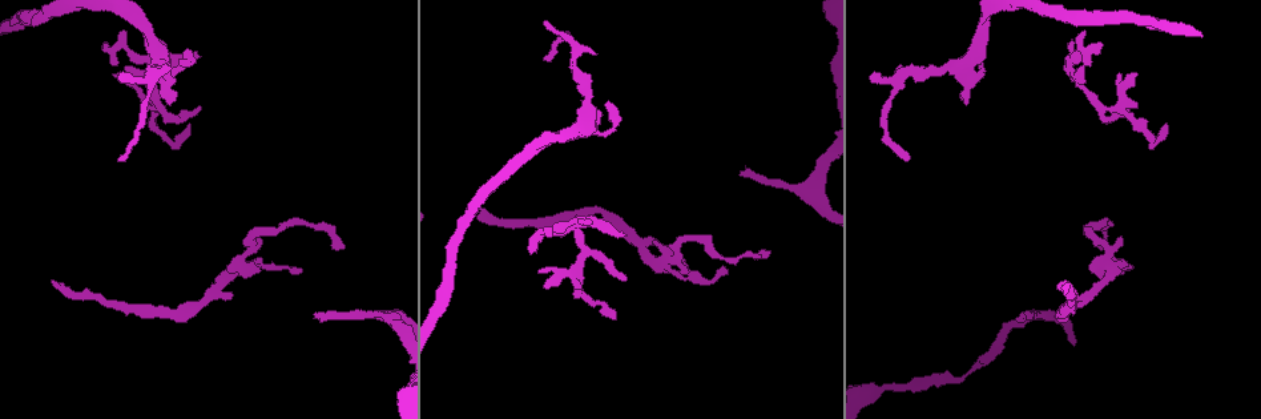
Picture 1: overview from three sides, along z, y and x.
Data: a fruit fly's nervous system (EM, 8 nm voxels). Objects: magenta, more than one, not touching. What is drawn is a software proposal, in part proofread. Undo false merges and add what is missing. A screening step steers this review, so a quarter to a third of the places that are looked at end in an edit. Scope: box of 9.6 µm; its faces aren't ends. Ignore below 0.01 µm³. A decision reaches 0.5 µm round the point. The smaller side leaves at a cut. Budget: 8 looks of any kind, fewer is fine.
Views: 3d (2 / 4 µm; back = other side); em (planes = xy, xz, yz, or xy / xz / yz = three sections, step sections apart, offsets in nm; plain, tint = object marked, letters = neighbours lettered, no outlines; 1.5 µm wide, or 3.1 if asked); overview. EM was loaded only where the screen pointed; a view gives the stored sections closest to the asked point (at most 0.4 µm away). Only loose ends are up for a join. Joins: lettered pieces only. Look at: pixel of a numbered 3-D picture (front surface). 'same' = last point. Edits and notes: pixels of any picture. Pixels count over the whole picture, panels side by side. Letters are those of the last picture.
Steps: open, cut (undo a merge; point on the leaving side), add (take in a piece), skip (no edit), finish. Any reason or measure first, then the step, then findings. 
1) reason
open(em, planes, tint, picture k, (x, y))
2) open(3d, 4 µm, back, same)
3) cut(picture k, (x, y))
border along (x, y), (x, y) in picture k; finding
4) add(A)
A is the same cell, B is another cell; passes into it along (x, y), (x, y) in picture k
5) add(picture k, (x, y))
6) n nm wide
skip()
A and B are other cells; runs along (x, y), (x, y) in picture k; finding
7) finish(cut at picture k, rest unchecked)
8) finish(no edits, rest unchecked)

free end
open(em, planes, letters, picture 1, (969, 103))

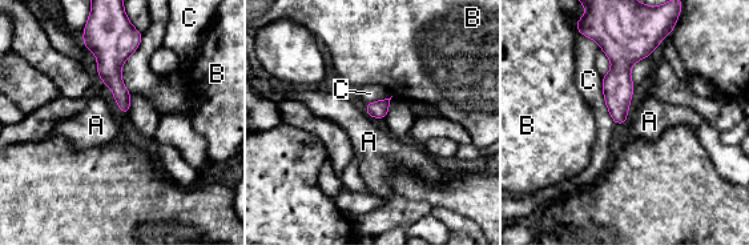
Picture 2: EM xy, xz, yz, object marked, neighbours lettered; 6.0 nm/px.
skip()
A, B and C are other cells; runs along (648, 41), (620, 68), (619, 120) in picture 2; none of them fits

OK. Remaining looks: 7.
open(3d, 4 µm, picture 1, (117, 73))

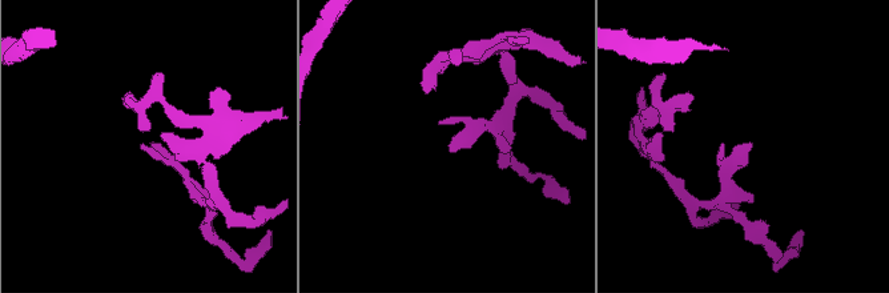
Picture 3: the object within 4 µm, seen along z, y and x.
shape alone is not enough
open(em, xy, step 4, tint, picture 3, (450, 151))

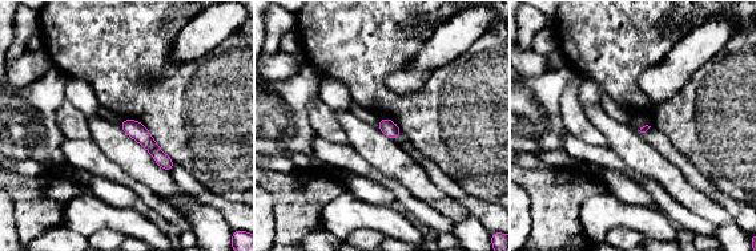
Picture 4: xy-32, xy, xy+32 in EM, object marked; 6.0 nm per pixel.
another direction
open(em, planes, letters, same)

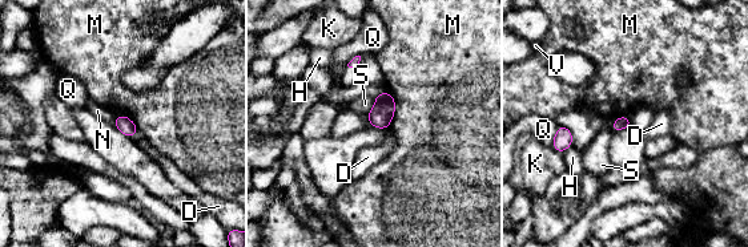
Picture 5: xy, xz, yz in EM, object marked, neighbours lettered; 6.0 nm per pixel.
skip()
D, H, K, M, N, Q, S and V are other cells; border along (137, 129), (131, 137) in picture 5; none of them fits

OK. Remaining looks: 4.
tapers out
open(em, planes, plain, picture 1, (1021, 315))

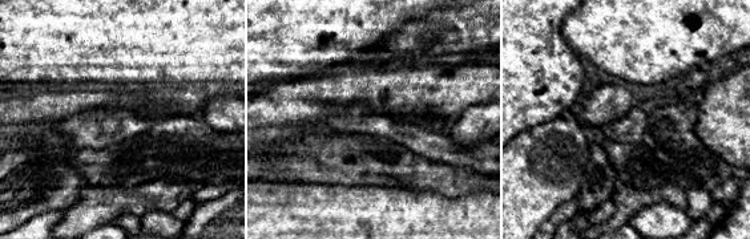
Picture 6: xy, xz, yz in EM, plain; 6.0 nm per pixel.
open(em, planes, letters, same)

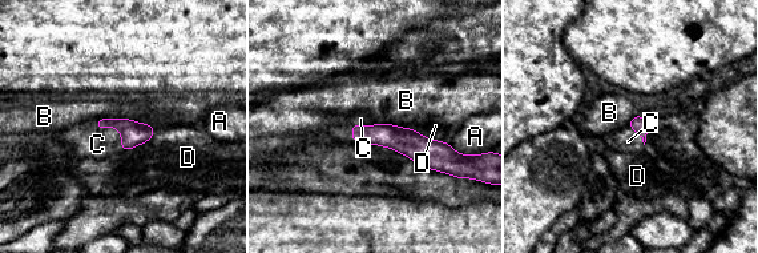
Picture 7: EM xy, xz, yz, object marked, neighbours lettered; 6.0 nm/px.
add(C)
C is the same cell, A, B and D are other cells; passes into it along (133, 133), (119, 129), (97, 144) in picture 7; the neuron continues

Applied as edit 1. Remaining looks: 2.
finish(add at picture 7, rest unchecked)

